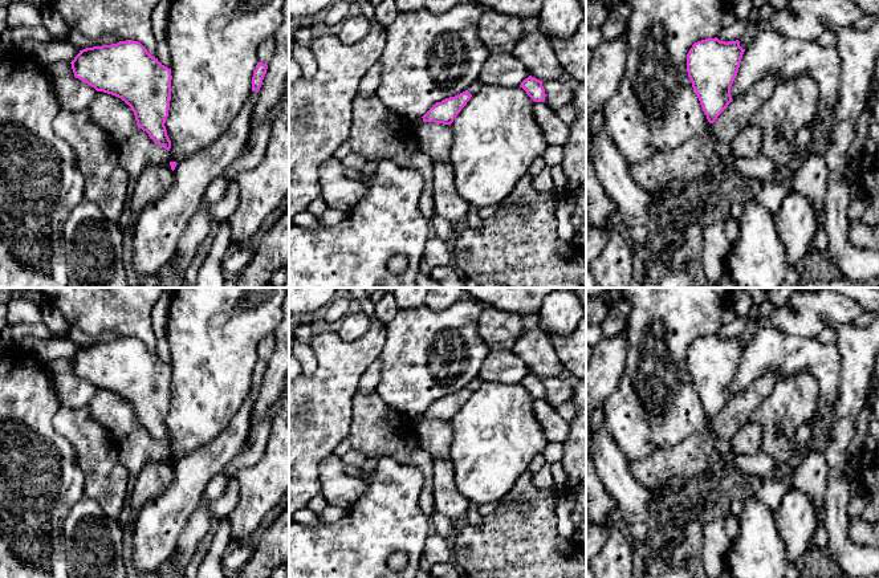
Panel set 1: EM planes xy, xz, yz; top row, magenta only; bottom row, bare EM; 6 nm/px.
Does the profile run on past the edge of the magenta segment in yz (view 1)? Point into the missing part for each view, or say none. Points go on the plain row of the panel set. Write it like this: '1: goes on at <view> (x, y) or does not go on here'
1: does not go on here

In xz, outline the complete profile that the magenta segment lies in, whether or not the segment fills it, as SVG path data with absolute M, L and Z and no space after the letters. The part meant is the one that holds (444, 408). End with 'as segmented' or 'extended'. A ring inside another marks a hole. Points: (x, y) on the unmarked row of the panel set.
M465 387L455 394L449 394L443 396L441 399L436 399L422 415L423 419L435 419L449 422L461 408L461 406L471 396L472 391Z; as segmented

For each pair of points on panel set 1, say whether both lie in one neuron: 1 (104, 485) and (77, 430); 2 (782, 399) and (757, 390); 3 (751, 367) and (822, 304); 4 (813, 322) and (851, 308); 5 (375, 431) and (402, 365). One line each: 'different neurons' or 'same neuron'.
1: same neuron
2: different neurons
3: different neurons
4: same neuron
5: different neurons

